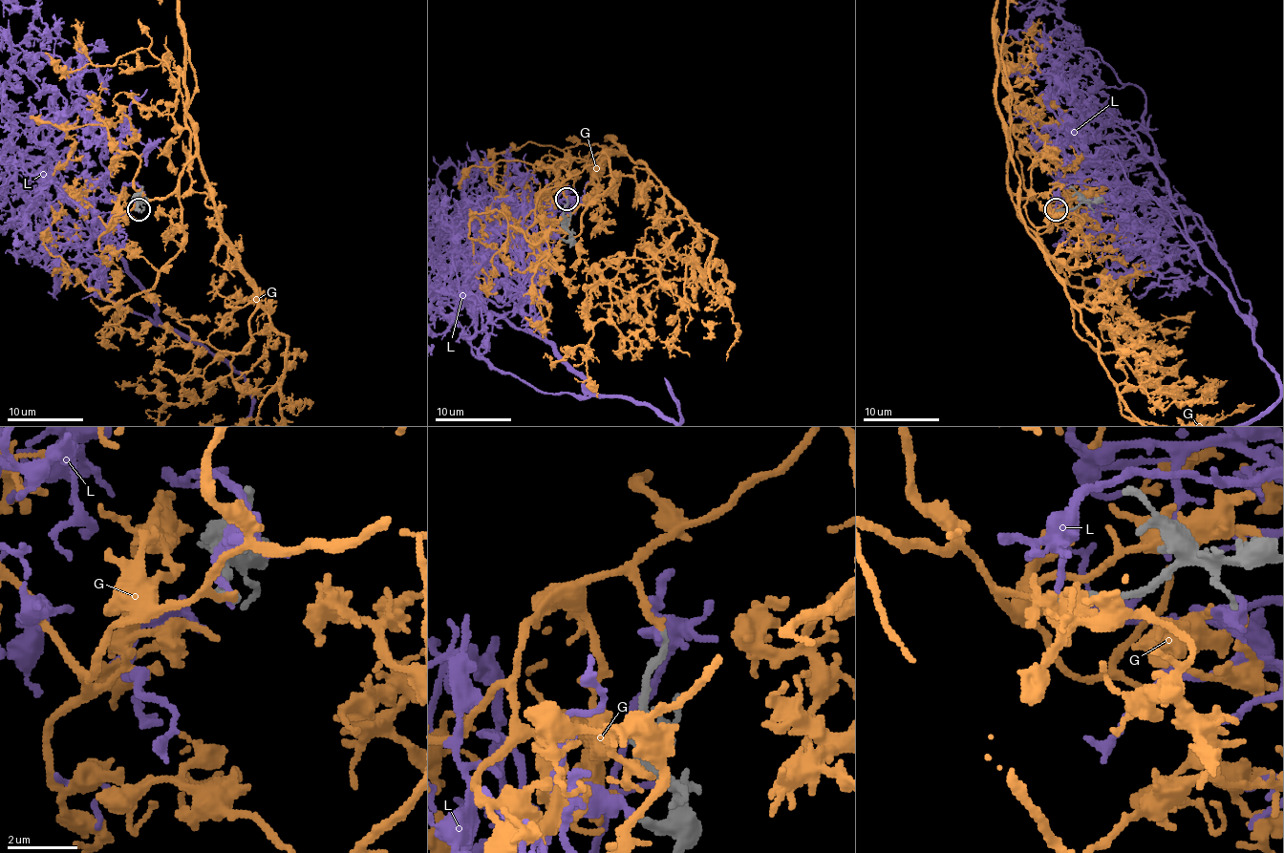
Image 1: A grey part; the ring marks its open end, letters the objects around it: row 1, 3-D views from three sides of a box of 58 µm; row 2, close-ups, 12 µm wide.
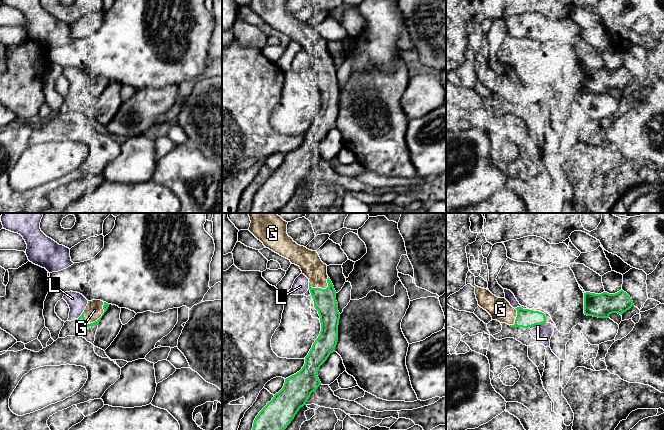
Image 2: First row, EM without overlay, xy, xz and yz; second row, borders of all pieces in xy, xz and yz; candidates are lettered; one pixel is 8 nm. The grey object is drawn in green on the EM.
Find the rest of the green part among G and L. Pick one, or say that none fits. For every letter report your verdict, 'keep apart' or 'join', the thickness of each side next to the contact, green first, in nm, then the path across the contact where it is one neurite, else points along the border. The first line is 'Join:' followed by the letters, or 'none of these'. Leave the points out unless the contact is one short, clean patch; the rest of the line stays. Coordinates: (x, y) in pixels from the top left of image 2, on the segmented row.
Join: G
G: join; 60 nm thick on the green side, 140 nm on the other
L: keep apart; 150 nm thick on the green side, 150 nm on the other

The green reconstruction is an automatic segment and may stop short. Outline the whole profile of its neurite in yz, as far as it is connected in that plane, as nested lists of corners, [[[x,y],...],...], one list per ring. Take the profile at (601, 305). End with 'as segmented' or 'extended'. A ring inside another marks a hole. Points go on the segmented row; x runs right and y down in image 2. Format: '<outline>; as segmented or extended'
[[[623,290],[615,294],[584,293],[584,314],[587,316],[608,318],[612,313],[622,315],[632,306],[634,306],[632,299]]]; as segmented

